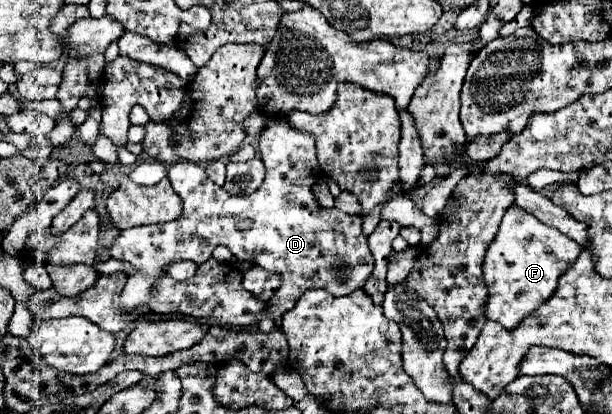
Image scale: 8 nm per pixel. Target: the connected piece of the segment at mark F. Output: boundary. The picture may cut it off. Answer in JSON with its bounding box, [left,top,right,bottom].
[483,205,581,329]

